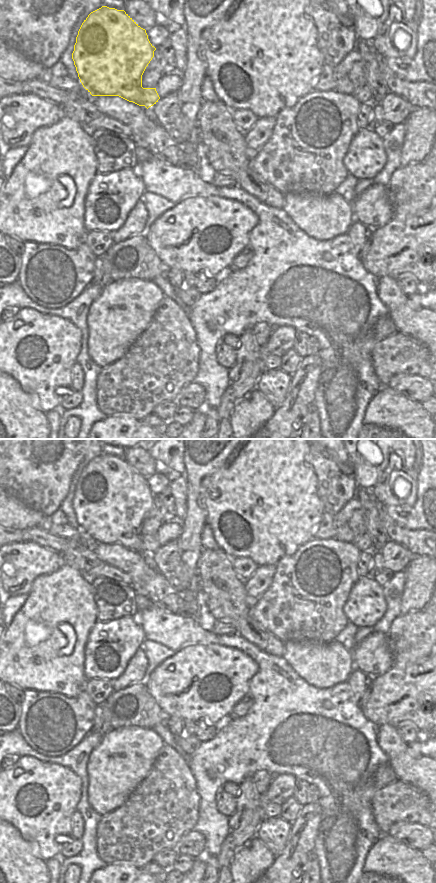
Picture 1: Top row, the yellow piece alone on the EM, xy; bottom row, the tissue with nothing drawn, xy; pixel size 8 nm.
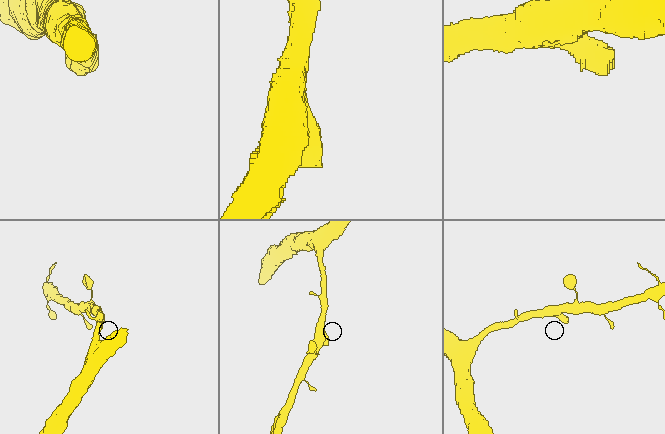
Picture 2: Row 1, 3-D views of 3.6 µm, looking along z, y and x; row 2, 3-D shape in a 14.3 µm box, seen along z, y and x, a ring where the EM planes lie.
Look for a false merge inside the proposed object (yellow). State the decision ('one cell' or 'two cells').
one cell

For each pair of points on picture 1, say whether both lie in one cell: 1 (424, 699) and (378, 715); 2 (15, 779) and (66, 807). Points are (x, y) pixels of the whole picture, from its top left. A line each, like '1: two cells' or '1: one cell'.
1: one cell
2: one cell

